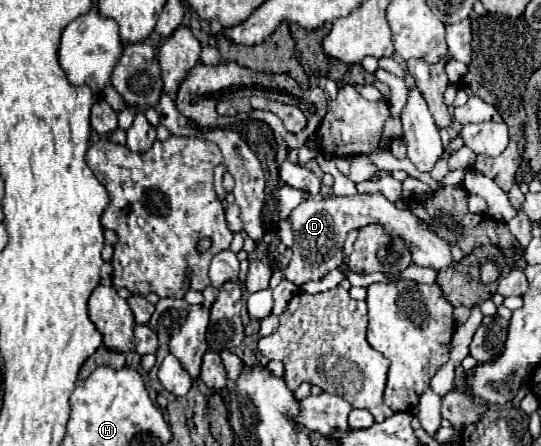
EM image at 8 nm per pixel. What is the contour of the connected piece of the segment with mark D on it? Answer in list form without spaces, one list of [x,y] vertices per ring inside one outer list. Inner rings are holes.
[[[356,193],[348,197],[330,197],[330,199],[304,199],[292,213],[292,233],[294,233],[294,247],[292,247],[292,259],[284,273],[286,279],[290,279],[296,285],[304,285],[306,281],[318,281],[336,267],[340,267],[344,259],[344,241],[348,231],[360,229],[368,223],[380,223],[386,231],[392,231],[392,235],[404,237],[408,243],[408,249],[412,251],[414,265],[430,267],[434,271],[448,269],[452,263],[450,247],[428,231],[418,217],[414,217],[410,211],[400,211],[392,201],[388,201],[382,193]]]

